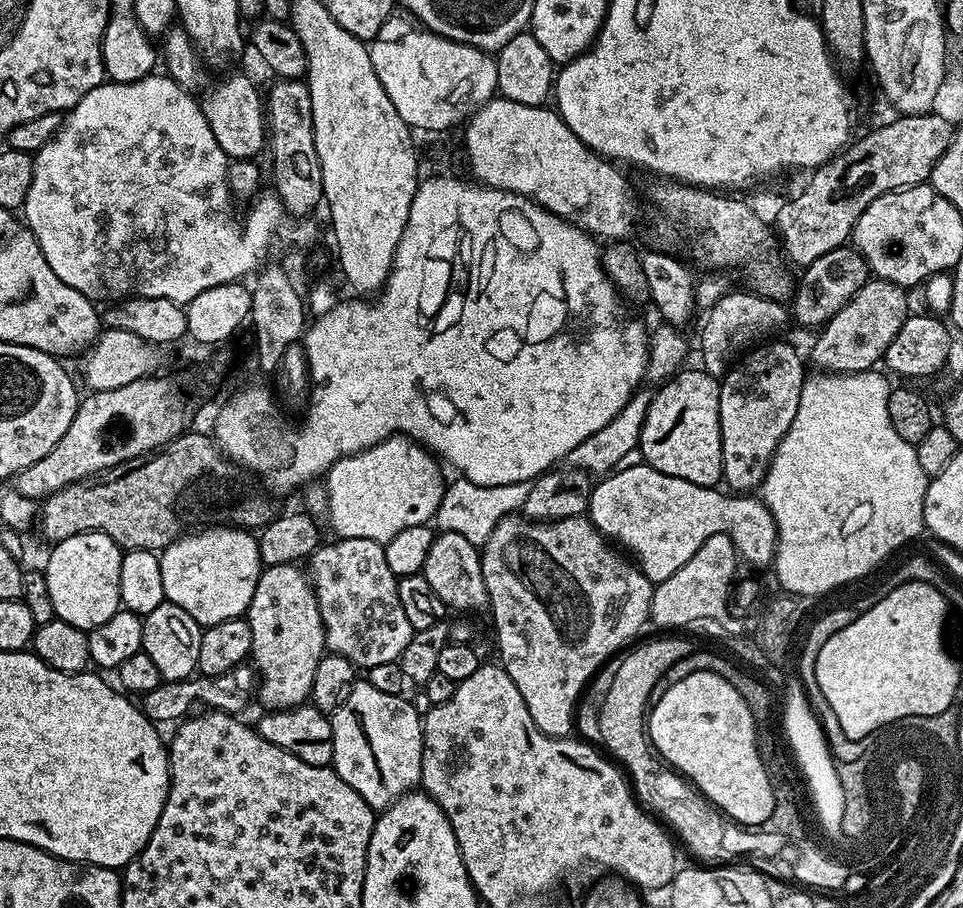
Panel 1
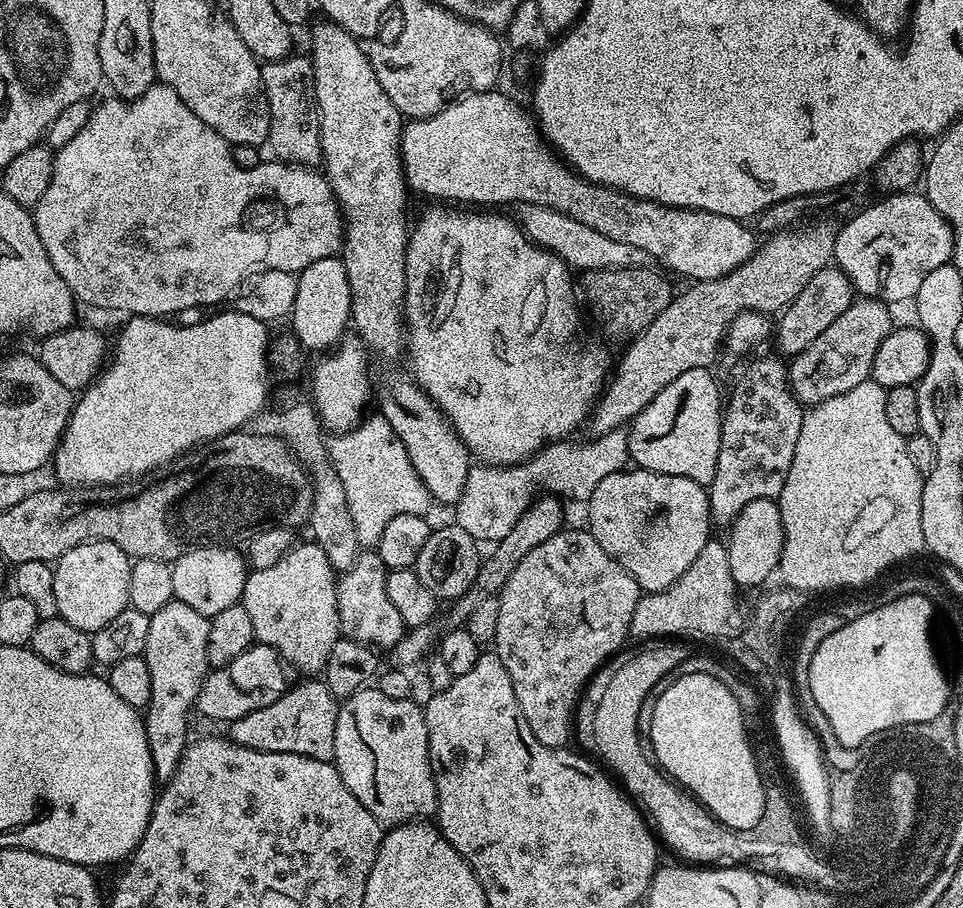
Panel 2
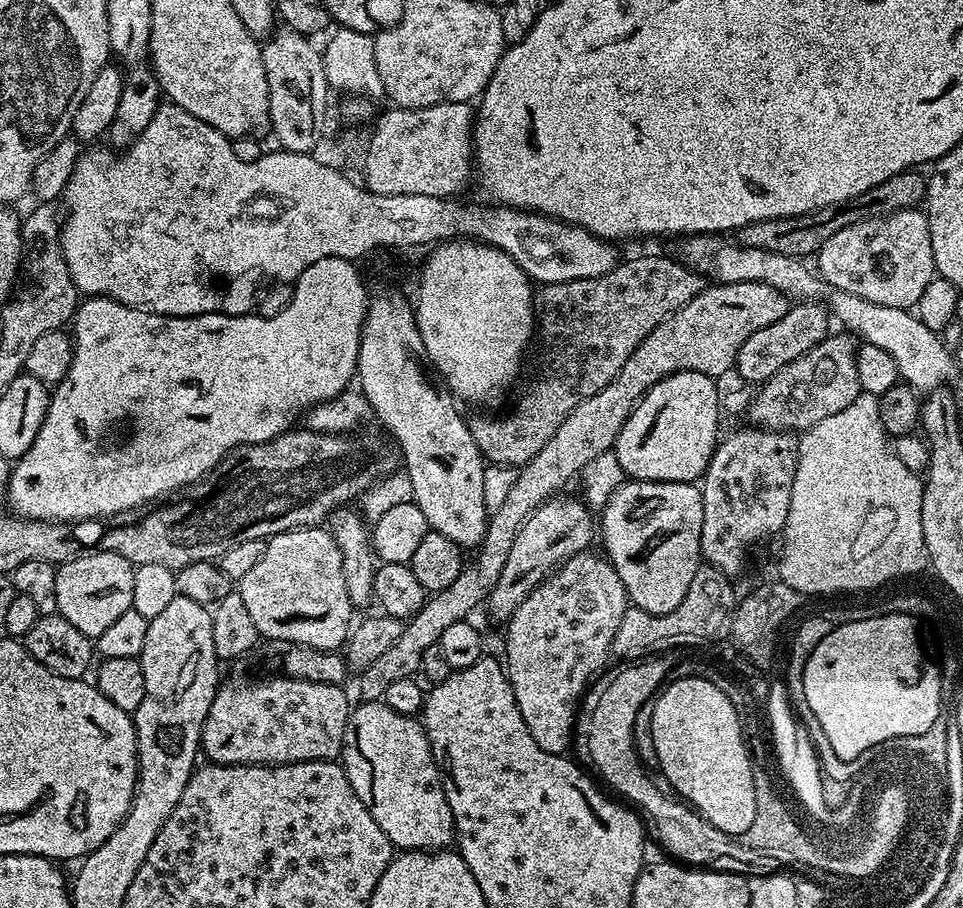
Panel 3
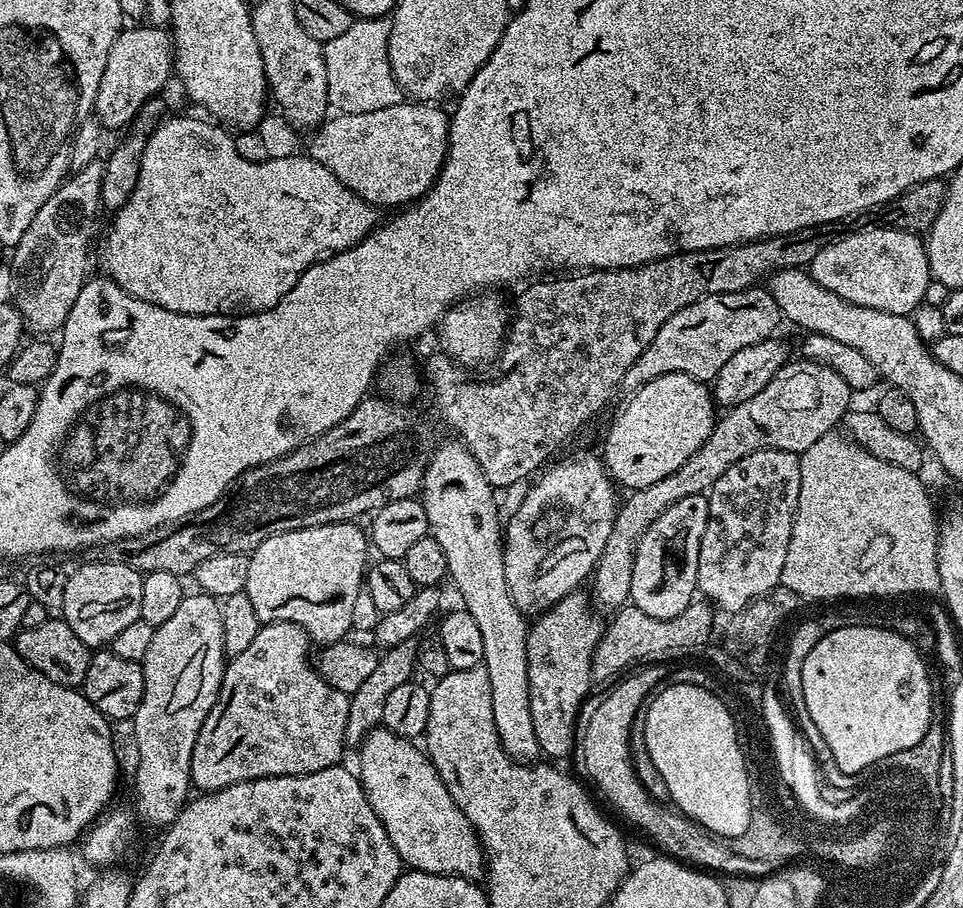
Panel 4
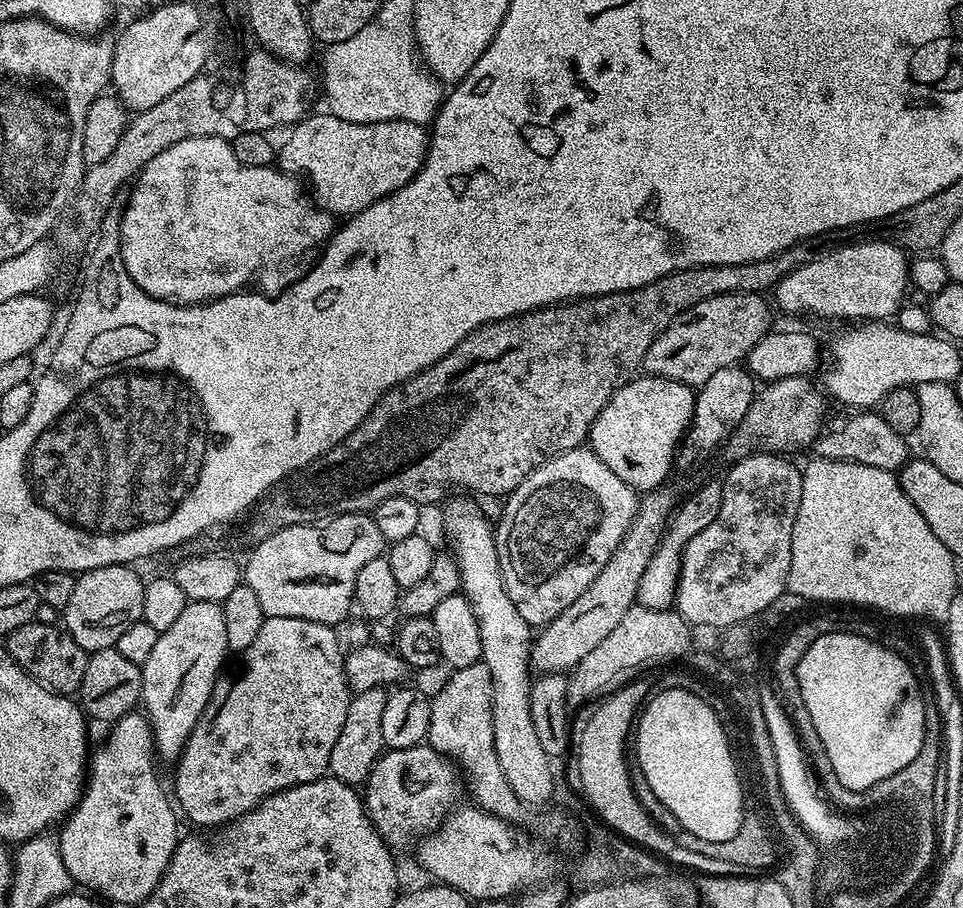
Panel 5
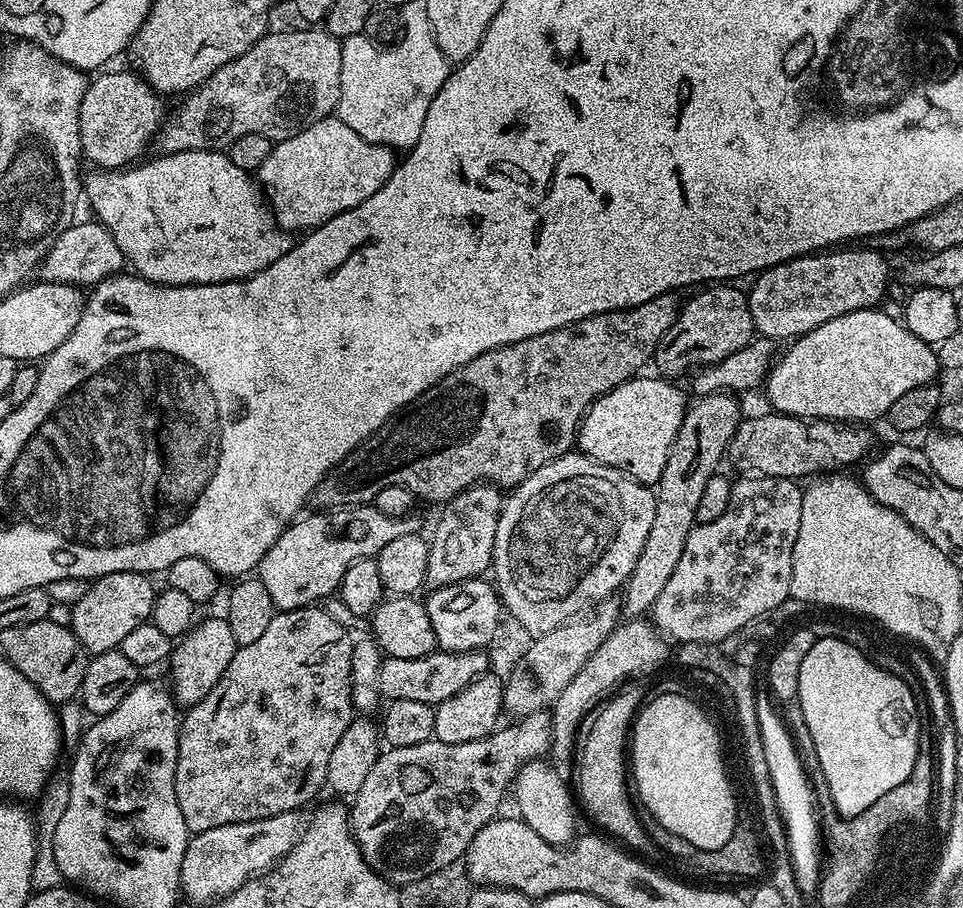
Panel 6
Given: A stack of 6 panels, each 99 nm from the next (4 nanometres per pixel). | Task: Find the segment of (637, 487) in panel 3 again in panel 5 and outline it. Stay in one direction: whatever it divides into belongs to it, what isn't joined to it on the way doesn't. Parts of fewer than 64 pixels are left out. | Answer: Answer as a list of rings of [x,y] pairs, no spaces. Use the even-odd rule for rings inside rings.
[[[719,479],[708,480],[688,501],[681,503],[673,511],[665,529],[664,537],[660,539],[660,545],[656,547],[656,553],[646,566],[646,574],[642,574],[642,582],[638,582],[637,601],[644,608],[650,610],[671,609],[676,599],[676,583],[680,577],[680,563],[684,557],[686,546],[694,534],[702,534],[714,518],[718,518],[718,510],[722,506],[723,483]]]

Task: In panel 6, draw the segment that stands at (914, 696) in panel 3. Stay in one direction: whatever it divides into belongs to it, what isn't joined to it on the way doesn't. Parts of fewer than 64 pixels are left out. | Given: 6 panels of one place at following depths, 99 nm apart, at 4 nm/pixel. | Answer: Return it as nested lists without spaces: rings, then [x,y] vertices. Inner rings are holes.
[[[834,637],[816,639],[814,646],[802,661],[802,670],[798,670],[800,696],[804,696],[804,716],[808,716],[811,736],[816,747],[821,750],[823,770],[828,772],[830,792],[835,797],[850,796],[848,802],[856,800],[860,804],[872,804],[872,799],[894,790],[902,783],[910,770],[914,770],[912,752],[922,739],[922,727],[915,710],[913,696],[908,696],[908,688],[891,676],[884,676],[877,668],[872,668],[868,660],[860,660],[848,642]]]

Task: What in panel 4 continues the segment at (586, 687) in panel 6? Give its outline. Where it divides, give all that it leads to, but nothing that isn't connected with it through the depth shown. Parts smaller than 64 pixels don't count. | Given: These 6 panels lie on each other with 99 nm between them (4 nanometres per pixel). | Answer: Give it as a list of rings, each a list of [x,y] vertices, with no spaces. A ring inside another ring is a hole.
[[[631,606],[619,609],[613,616],[616,617],[610,622],[607,621],[604,634],[592,655],[592,679],[596,682],[615,681],[625,671],[623,668],[627,664],[634,663],[635,660],[656,662],[661,658],[671,657],[668,656],[671,652],[688,652],[691,648],[699,649],[713,639],[707,632],[708,625],[714,621],[714,618],[709,616],[708,610],[704,607],[686,606],[686,610],[678,614],[678,618],[669,620],[649,620],[644,617],[642,610]]]

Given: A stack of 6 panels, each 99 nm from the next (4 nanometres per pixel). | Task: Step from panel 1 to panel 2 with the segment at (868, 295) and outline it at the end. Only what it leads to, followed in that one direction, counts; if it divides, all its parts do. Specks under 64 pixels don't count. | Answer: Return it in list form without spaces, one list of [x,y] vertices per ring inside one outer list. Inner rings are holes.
[[[856,298],[846,314],[842,314],[806,346],[797,356],[791,357],[788,364],[788,384],[801,405],[811,406],[826,402],[846,390],[854,390],[863,380],[869,379],[874,366],[874,354],[878,346],[893,330],[893,309],[882,300]]]

